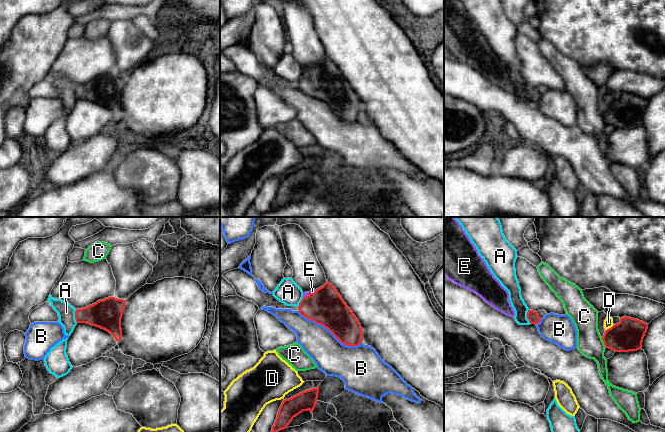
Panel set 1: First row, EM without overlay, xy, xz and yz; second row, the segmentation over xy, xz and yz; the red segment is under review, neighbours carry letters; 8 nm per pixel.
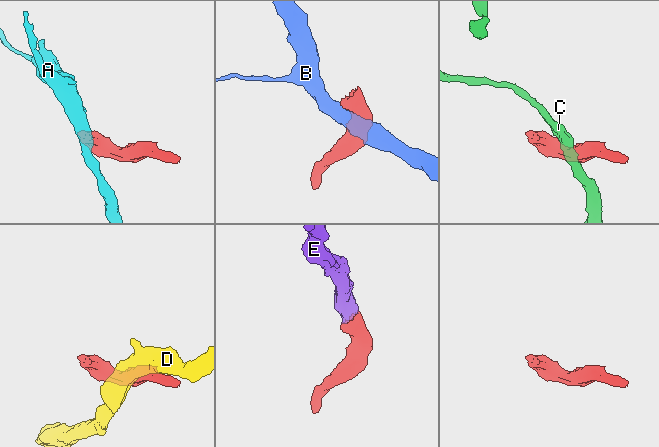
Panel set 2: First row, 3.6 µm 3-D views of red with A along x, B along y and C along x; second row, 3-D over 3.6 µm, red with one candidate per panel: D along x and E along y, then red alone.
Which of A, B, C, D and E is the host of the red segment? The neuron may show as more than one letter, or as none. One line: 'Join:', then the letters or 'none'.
Join: E

